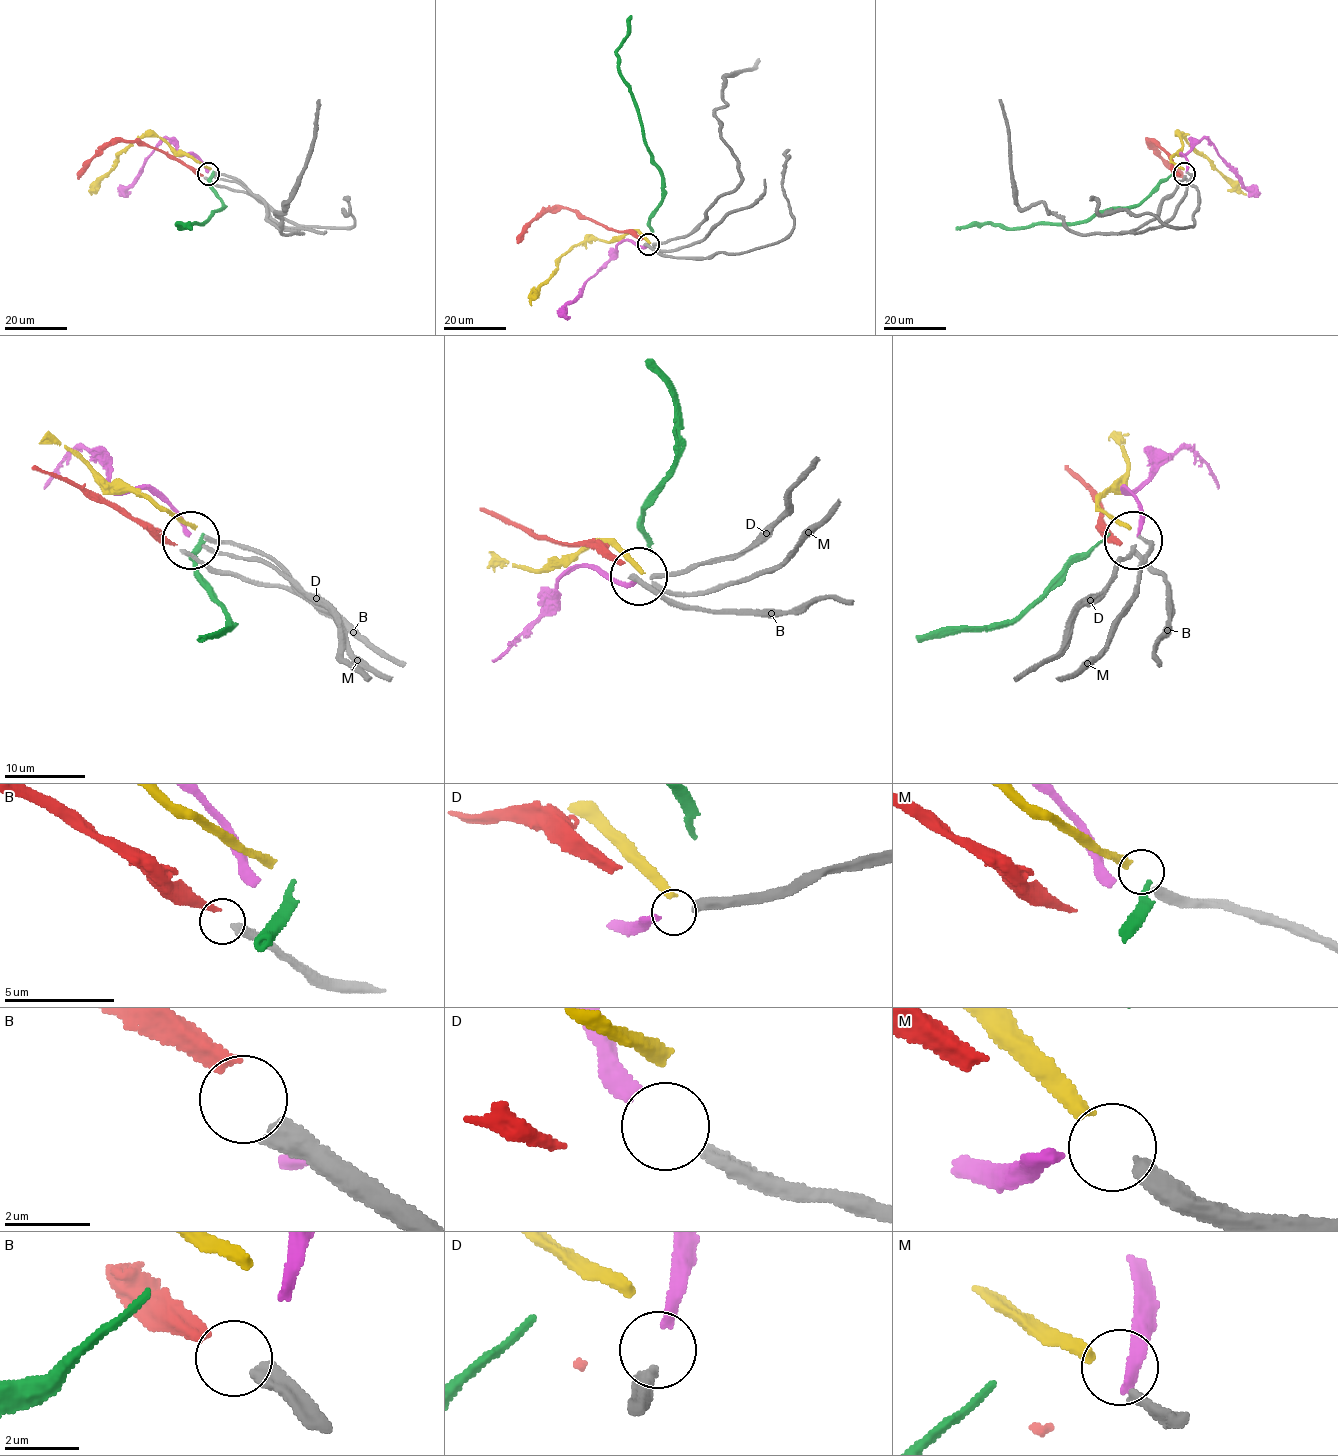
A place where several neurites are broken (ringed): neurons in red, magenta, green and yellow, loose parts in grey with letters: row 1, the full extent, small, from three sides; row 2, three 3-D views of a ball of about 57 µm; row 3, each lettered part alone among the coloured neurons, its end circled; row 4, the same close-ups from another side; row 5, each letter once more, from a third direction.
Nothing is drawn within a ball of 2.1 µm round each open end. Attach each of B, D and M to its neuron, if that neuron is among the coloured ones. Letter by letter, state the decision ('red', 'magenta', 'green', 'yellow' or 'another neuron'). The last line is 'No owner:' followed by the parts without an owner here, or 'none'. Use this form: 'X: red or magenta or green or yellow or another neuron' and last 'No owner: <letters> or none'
B: another neuron
D: magenta
M: yellow
No owner: B

